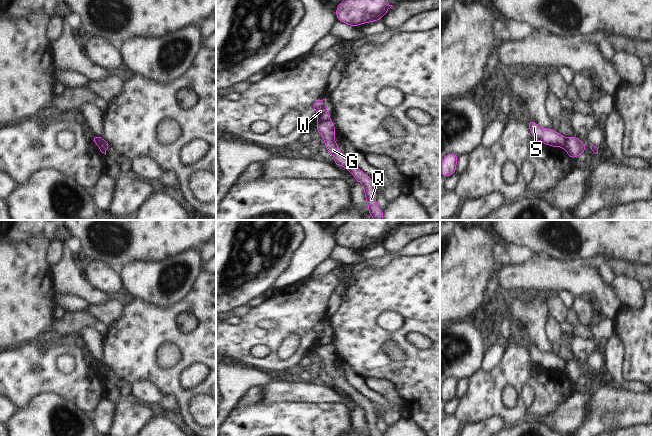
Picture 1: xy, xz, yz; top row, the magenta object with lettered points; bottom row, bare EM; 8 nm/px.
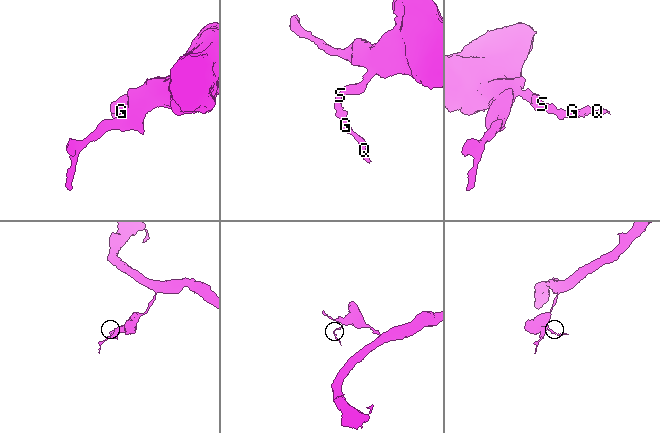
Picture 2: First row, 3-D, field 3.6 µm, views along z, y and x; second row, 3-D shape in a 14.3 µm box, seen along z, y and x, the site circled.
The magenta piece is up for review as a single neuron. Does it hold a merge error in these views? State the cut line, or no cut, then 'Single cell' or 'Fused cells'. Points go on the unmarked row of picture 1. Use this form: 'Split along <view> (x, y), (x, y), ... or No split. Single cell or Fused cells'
Split along xz (329, 343), (317, 346). Fused cells

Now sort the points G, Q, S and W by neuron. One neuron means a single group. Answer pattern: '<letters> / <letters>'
G Q / S W

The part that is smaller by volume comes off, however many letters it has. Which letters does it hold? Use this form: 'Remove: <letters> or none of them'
Remove: G, Q

